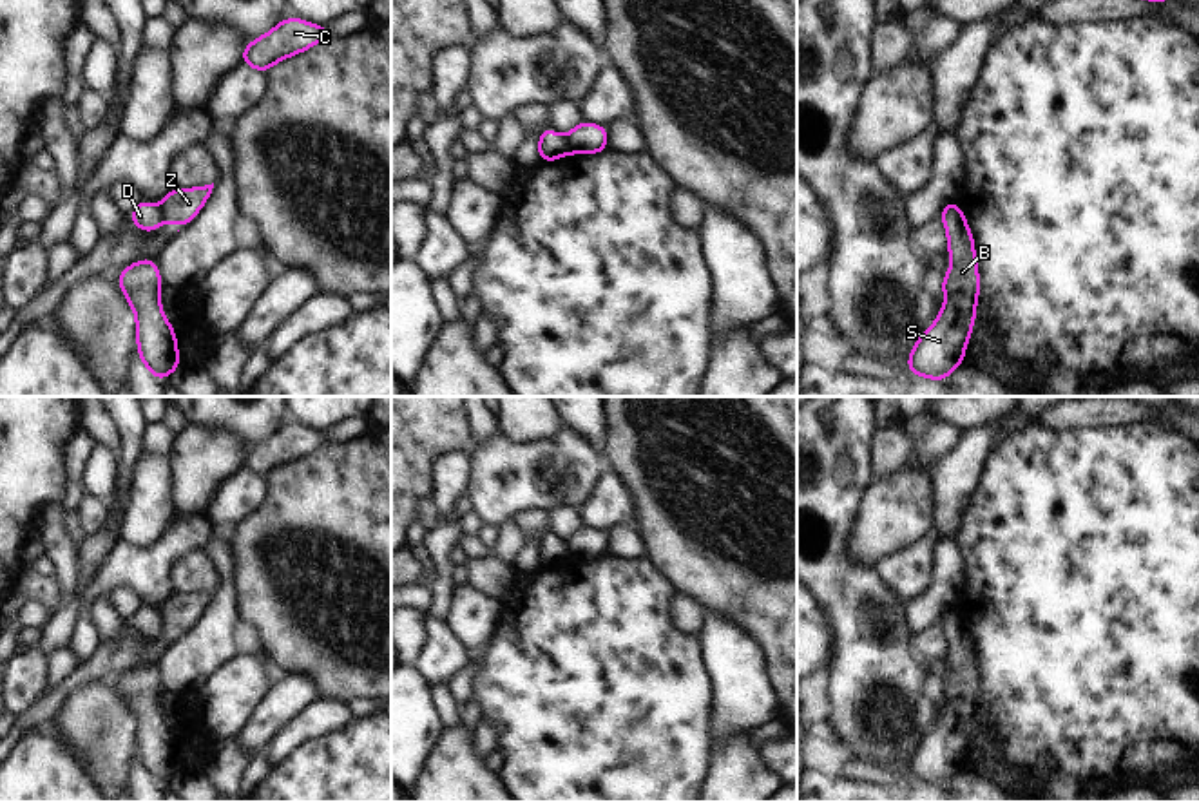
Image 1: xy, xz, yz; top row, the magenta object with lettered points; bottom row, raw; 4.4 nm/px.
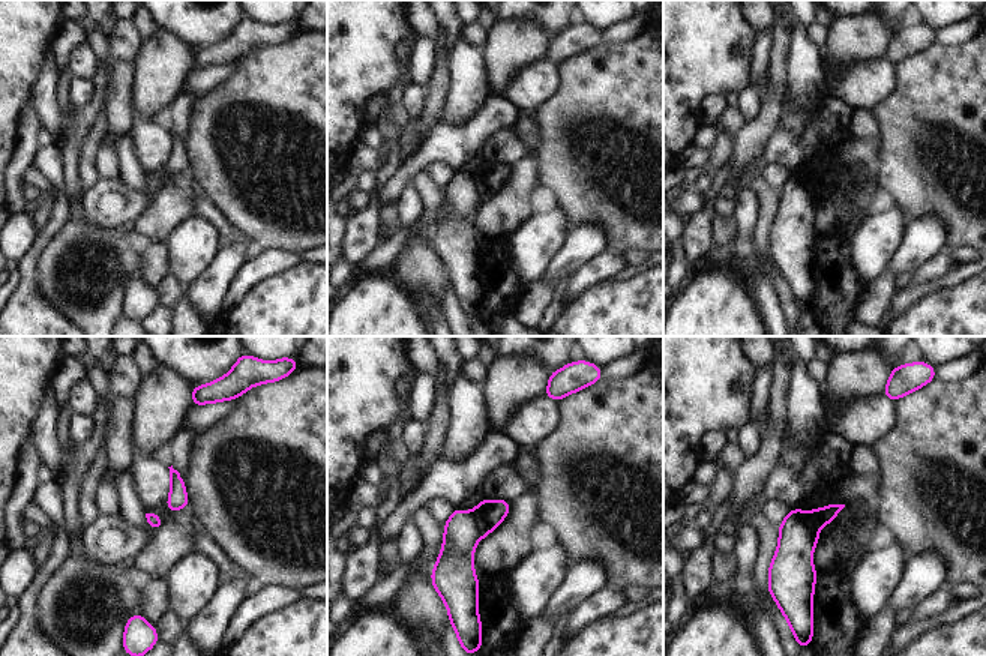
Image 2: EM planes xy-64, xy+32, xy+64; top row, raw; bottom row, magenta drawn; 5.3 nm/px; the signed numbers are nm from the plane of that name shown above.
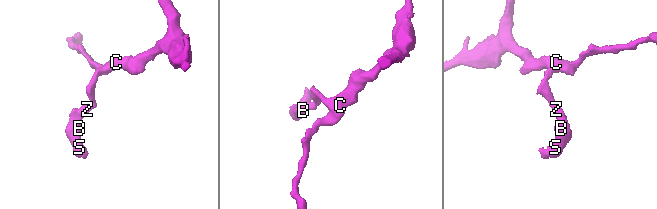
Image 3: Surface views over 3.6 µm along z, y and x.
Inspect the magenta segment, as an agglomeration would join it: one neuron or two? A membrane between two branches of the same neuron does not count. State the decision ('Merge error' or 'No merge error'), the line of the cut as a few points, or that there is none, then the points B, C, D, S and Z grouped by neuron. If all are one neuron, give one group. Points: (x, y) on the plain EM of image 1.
Merge error. Split along xz (565, 542), (569, 558). Groups: B D S / C Z

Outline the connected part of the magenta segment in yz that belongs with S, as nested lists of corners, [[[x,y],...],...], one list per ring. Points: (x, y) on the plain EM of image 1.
[[[960,608],[947,610],[940,621],[951,659],[951,672],[940,690],[947,704],[907,762],[909,778],[933,786],[945,786],[964,768],[980,701],[974,646]]]

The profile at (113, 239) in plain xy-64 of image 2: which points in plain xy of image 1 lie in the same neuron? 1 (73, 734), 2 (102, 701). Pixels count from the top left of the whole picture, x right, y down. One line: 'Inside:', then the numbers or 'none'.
Inside: 1, 2

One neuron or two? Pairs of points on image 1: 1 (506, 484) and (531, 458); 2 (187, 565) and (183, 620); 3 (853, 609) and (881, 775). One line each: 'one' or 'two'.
1: one
2: two
3: two

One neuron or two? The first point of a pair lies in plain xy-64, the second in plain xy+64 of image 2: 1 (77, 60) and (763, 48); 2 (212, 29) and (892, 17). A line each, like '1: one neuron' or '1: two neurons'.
1: one neuron
2: one neuron

